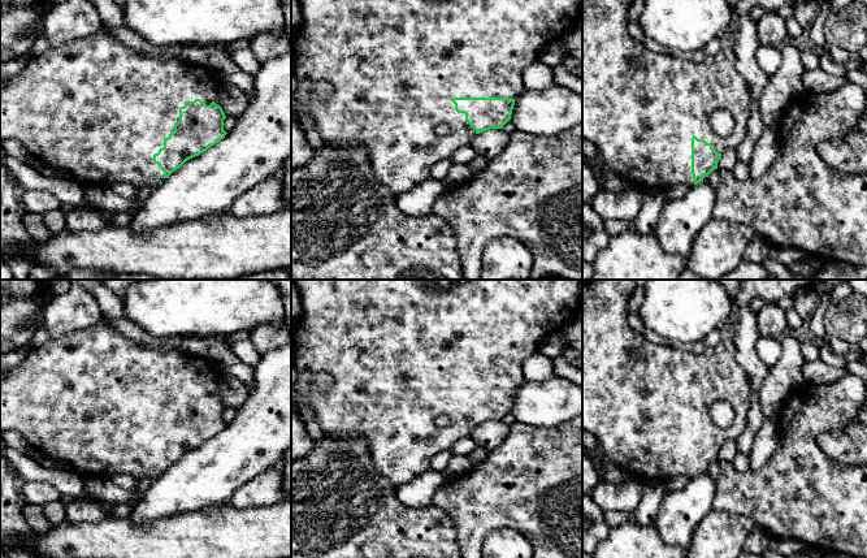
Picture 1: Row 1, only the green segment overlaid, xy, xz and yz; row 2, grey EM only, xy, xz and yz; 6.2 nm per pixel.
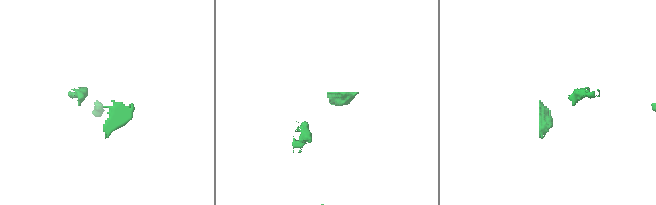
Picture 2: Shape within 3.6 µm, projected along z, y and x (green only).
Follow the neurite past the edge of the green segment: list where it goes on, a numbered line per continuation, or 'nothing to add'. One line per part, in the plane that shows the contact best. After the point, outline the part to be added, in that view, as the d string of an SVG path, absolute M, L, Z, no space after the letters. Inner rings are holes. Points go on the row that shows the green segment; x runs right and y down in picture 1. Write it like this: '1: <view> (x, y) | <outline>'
1: xy (98, 109) | M103 27L99 31L79 38L64 47L49 48L36 59L31 60L21 73L6 82L6 87L0 92L0 140L16 139L21 142L32 159L56 165L84 186L97 185L110 187L116 182L126 182L134 185L138 190L143 187L155 190L166 178L159 165L153 163L153 155L164 147L164 139L174 131L174 124L179 121L179 108L183 107L186 101L194 101L195 99L200 99L207 105L212 101L220 105L218 92L220 82L207 66L191 65L178 60L156 60L155 57L126 47L109 34L108 27Z

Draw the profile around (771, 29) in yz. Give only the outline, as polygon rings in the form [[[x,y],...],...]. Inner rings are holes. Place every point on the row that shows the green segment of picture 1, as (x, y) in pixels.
[[[775,12],[766,13],[757,22],[757,33],[763,47],[780,47],[789,39],[786,20]]]

